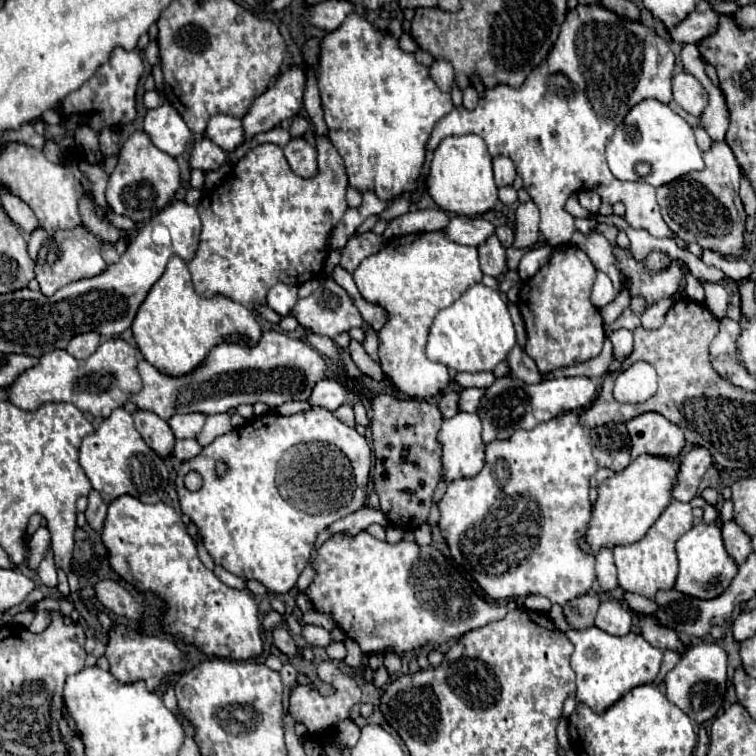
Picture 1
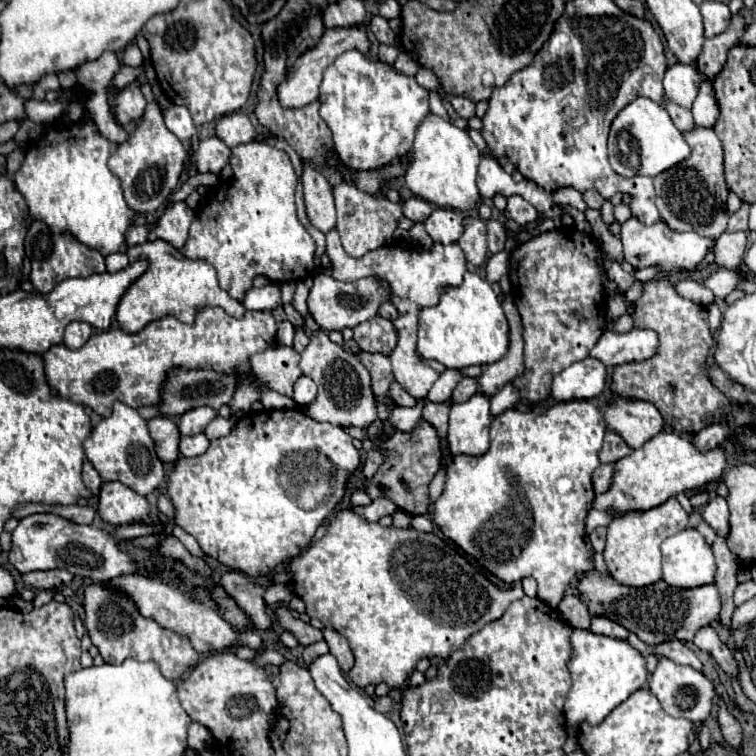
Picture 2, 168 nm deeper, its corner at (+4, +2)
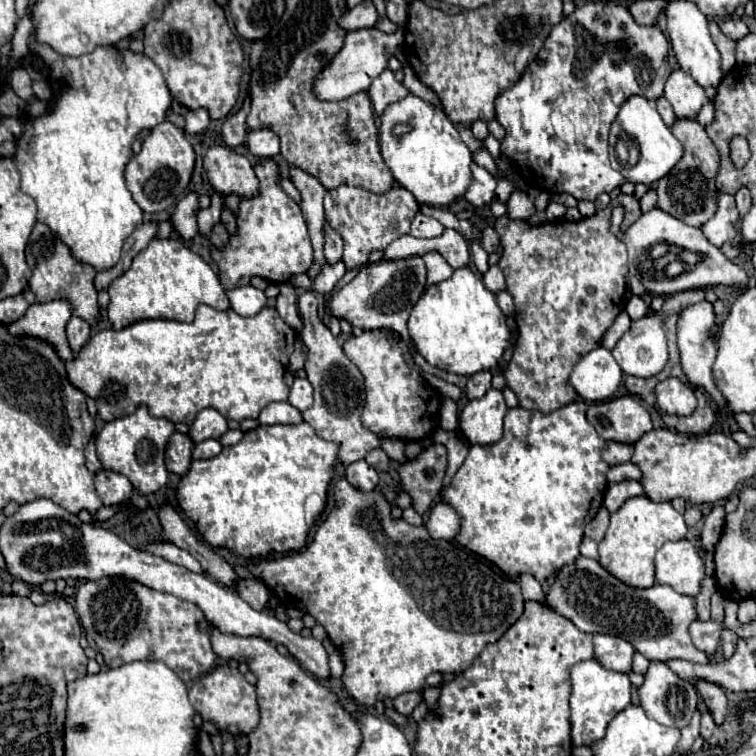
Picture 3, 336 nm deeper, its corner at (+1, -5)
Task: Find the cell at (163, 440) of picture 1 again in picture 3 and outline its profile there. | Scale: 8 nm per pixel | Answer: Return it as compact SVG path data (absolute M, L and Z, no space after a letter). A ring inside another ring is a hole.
M173 433L169 437L167 449L165 449L167 471L177 473L177 475L185 475L191 465L191 451L193 451L193 441L189 439L189 435Z

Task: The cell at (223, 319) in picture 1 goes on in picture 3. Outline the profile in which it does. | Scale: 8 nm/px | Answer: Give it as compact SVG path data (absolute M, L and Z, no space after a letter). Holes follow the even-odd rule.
M153 239L135 259L129 271L125 271L121 277L117 277L111 285L109 285L109 305L107 305L107 317L113 325L113 329L125 329L141 319L147 317L169 317L175 321L183 321L183 323L191 323L197 305L205 303L213 309L219 311L227 311L229 309L229 299L225 289L221 287L219 277L215 275L215 271L191 249L185 247L183 241L179 239Z

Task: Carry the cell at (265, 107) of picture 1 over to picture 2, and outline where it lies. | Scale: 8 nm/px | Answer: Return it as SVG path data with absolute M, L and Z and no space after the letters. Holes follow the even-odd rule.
M352 26L352 28L330 28L324 32L322 40L318 46L310 48L308 52L304 52L294 64L292 68L288 70L284 82L278 86L278 100L280 104L286 104L288 108L302 108L314 100L318 100L318 88L320 88L320 82L322 82L322 74L324 74L324 68L328 68L334 58L346 50L360 50L362 54L368 54L370 52L370 38L368 34L358 28L358 26Z

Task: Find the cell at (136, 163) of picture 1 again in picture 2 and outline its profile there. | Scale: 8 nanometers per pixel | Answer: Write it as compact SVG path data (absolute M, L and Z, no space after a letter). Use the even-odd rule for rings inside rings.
M148 104L138 128L130 134L130 138L124 144L118 146L108 164L110 170L122 180L124 196L130 208L134 208L140 214L148 214L164 206L174 188L178 186L186 156L188 152L182 146L182 142L166 128L160 108L156 104Z

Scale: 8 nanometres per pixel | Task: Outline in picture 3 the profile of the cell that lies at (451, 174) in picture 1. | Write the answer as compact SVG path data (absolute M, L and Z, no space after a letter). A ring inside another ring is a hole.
M407 95L403 101L389 105L381 115L381 155L395 181L411 191L421 205L449 207L465 197L473 181L471 151L461 141L455 125L441 109L415 95ZM395 123L411 123L413 131L397 139L391 133Z

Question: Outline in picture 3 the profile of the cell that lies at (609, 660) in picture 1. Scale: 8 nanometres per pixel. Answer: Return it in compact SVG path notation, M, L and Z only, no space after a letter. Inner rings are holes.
M597 659L581 661L571 669L571 739L573 745L591 745L605 735L607 723L631 705L631 681L627 673L603 667Z

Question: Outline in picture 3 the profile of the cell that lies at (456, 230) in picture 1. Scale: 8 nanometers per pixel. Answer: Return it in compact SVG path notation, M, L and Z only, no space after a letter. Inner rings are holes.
M417 213L413 223L411 223L411 235L413 237L423 237L423 239L431 239L431 237L439 237L441 233L445 231L445 227L433 219L433 217L427 217L423 213Z

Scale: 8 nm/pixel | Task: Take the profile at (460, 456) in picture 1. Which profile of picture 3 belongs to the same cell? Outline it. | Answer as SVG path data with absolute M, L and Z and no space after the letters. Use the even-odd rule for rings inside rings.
M489 389L481 399L473 399L463 407L459 415L459 429L471 445L493 445L503 435L505 413L507 405L503 393L497 389Z

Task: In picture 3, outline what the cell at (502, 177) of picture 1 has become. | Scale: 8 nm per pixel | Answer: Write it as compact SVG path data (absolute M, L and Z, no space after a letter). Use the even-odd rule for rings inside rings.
M479 165L471 167L473 171L473 183L465 193L465 199L475 205L475 207L483 207L489 205L495 197L495 187L497 187L497 177L491 175L489 171L485 171Z

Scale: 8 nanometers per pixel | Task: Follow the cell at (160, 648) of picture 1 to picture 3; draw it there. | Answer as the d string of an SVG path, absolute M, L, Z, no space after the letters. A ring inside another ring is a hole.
M107 577L83 583L75 595L75 609L89 647L99 651L109 667L121 667L131 661L163 661L187 683L205 675L215 663L209 633L197 631L197 621L203 619L201 609L169 593L159 593L121 577Z

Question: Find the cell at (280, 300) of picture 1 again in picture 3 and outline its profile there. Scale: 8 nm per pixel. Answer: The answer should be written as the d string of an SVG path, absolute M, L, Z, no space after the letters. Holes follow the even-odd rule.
M251 285L245 287L235 287L231 291L227 291L227 297L231 301L231 309L235 313L239 313L241 317L251 317L257 315L265 305L267 305L267 297L261 289L255 289Z

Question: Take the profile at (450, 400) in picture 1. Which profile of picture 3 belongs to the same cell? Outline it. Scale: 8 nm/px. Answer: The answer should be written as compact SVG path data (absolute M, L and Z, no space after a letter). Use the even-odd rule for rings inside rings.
M481 371L481 373L471 375L467 379L467 387L465 387L467 399L479 399L479 397L483 397L491 389L492 377L491 371Z

